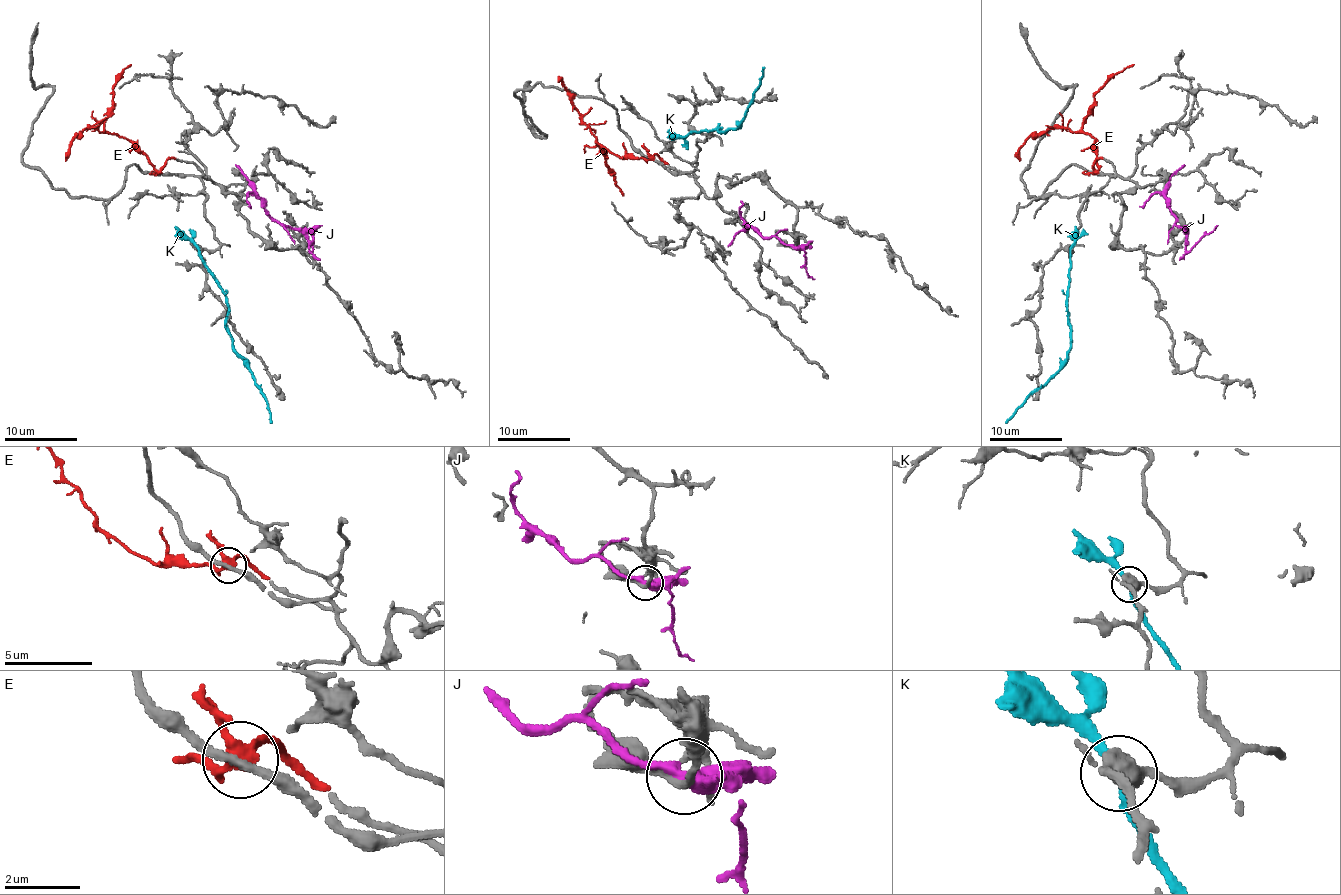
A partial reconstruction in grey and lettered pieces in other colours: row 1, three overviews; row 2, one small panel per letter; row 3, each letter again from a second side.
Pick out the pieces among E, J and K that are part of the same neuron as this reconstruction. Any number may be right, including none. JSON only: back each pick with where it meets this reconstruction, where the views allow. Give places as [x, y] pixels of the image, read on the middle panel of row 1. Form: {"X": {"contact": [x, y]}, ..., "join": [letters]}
{"E": {"contact": [651, 158]}, "join": ["E"]}

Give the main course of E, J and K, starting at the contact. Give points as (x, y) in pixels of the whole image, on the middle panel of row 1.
E: (651, 158), (622, 157), (596, 144), (606, 155), (606, 166), (624, 195)
J: (795, 248), (751, 228), (746, 228), (727, 246)
K: (691, 131), (735, 129), (758, 88), (764, 68)

